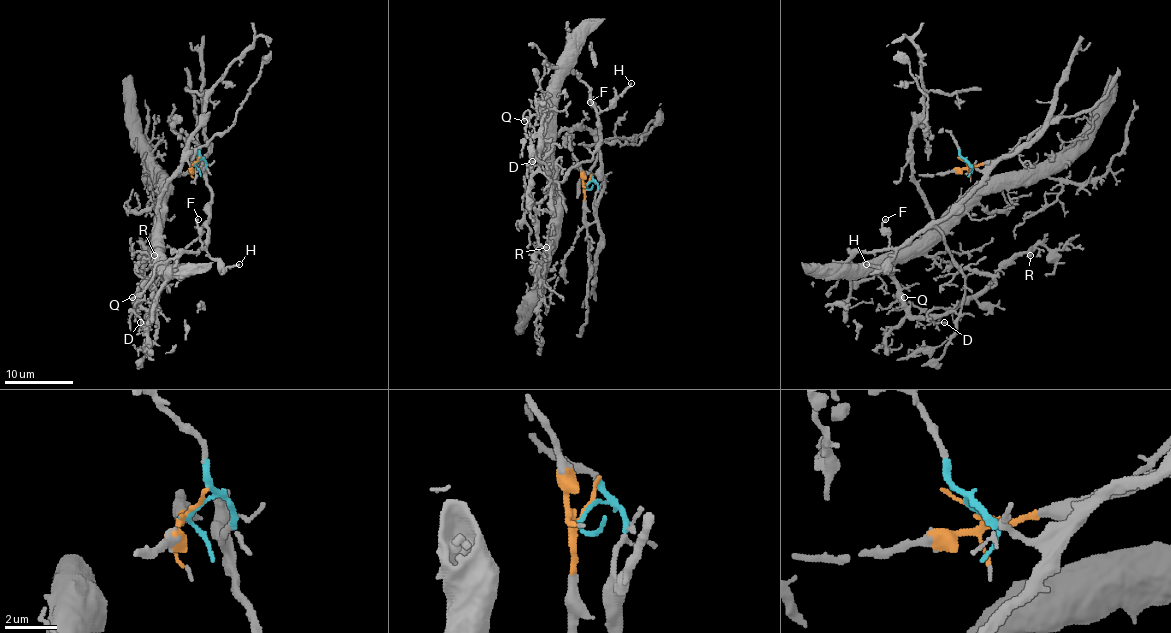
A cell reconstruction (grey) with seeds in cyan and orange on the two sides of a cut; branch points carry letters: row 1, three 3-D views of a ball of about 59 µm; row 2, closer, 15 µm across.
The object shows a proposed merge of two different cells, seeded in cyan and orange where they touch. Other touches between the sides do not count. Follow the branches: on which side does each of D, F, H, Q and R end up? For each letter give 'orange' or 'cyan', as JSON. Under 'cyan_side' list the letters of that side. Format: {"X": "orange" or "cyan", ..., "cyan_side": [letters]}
{"D": "orange", "F": "cyan", "H": "cyan", "Q": "orange", "R": "orange", "cyan_side": ["F", "H"]}

